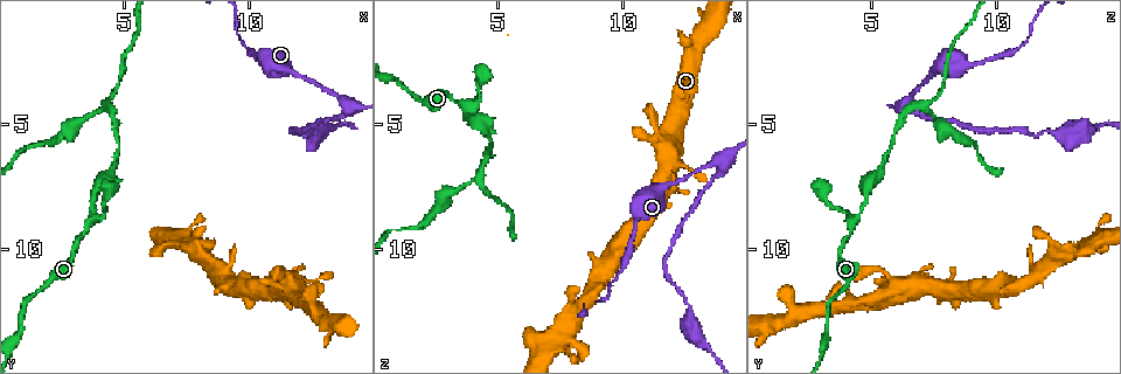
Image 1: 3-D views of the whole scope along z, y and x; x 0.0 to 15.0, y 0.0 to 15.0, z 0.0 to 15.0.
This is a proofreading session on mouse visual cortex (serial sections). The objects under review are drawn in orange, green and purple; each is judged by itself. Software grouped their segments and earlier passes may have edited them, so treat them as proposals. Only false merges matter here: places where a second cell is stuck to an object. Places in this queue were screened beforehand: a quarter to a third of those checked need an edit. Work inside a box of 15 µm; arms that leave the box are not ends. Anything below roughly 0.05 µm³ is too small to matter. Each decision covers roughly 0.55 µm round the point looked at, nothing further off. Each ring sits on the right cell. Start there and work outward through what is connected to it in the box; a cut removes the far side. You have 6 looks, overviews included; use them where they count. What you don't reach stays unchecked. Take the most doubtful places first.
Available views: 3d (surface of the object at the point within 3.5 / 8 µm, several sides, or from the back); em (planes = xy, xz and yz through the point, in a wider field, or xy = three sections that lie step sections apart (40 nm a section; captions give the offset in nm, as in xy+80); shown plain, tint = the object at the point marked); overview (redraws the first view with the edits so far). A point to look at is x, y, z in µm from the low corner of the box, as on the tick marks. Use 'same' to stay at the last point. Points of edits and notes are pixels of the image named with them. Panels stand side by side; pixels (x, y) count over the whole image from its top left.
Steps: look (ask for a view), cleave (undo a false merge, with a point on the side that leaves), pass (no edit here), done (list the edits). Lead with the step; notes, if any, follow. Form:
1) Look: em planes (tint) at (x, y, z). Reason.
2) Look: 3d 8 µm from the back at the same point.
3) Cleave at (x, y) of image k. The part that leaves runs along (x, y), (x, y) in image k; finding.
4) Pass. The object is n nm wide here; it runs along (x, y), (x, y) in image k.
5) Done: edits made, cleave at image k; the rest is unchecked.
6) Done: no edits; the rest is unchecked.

Look: 3d 3.5 µm at (14.0, 4.2, 6.5). Abrupt turn.

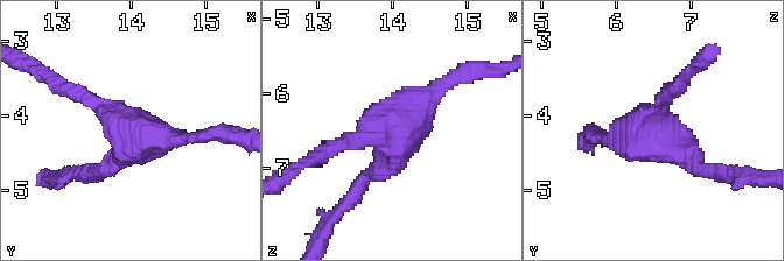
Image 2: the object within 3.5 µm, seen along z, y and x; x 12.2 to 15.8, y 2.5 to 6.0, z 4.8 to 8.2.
Look: em planes (tint) at (14.00, 4.20, 6.50). 3 arms meet here; the arms are 200, 250, 300 nm wide.

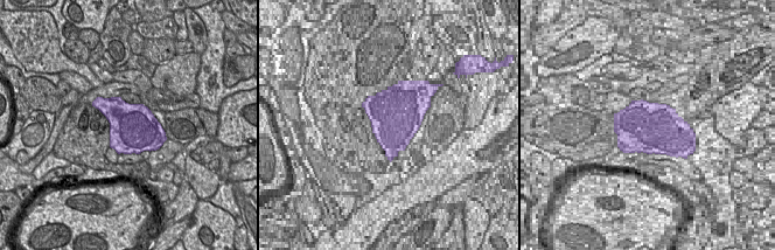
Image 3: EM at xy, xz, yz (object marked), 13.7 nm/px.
Pass. It runs along (671, 91), (656, 131), (704, 169) in image 2; all the same cell.

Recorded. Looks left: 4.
Look: 3d 3.5 µm at (4.1, 7.3, 4.9). Sharp bend.

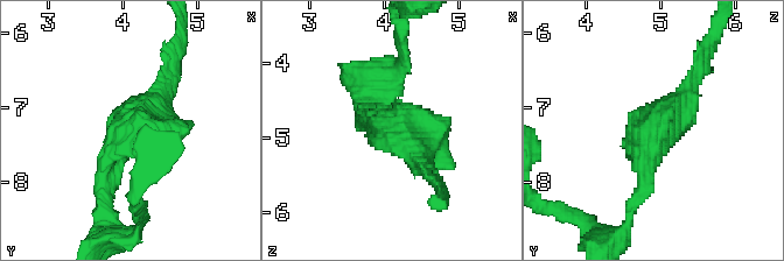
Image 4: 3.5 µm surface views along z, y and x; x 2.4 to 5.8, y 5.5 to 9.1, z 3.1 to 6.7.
Look: em xy step 1 (tint) at (4.10, 7.25, 4.90).

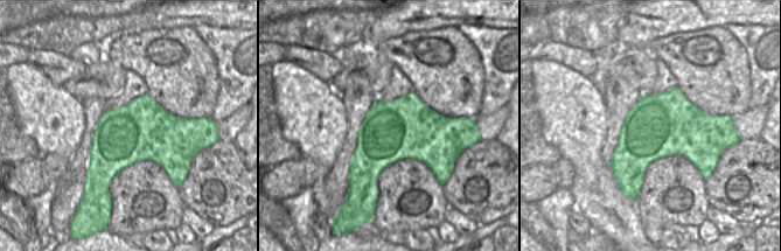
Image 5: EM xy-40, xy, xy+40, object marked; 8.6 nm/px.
Pass. It runs along (102, 196), (112, 149), (170, 78) in image 4; continuous, no second cell.

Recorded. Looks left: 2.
Look: 3d 3.5 µm at (4.2, 4.3, 7.0). Branch point.

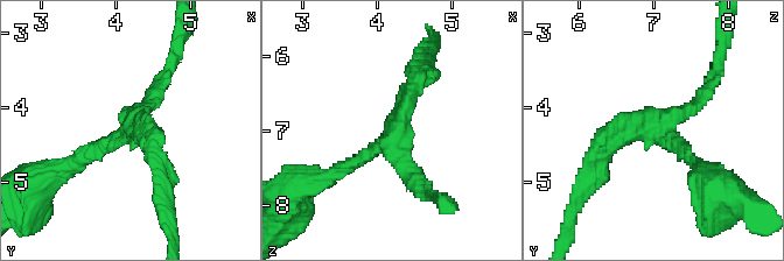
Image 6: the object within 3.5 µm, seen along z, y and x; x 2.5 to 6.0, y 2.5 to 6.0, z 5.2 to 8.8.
Look: em xy step 5 (tint) at (4.20, 4.25, 7.10). 3 arms meet here; the arms are 200, 200, 250 nm wide; need the tissue.

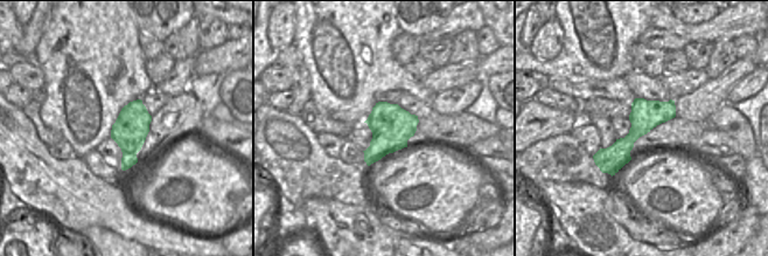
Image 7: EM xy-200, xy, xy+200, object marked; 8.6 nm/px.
Pass. It runs along (671, 103), (609, 159), (597, 159) in image 7; continuous, no second cell.

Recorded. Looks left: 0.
Done: no edits; the rest is unchecked.

